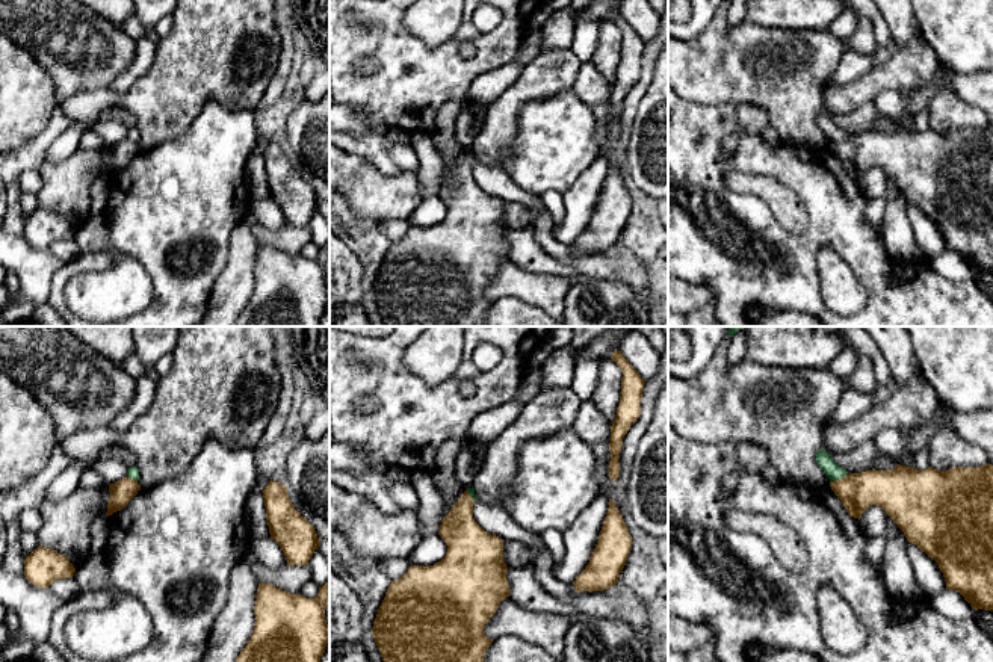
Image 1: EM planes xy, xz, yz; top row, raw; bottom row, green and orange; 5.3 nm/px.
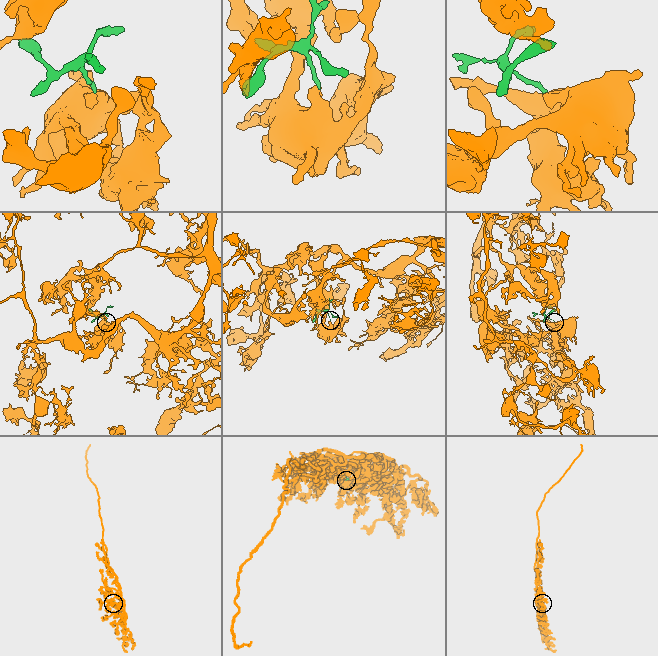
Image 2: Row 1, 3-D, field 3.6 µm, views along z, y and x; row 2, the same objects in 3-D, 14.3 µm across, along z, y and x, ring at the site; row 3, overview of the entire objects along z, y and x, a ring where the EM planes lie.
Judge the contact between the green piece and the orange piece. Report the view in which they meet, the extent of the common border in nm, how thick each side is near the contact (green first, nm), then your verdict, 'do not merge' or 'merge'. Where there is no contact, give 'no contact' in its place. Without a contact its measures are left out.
contact in yz; length 100 nm; calibres 80 and 200 nm; do not merge

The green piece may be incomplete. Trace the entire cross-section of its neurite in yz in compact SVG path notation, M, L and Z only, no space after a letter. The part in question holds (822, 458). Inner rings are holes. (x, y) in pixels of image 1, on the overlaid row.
M822 447L816 452L816 462L824 470L824 473L828 476L830 482L842 479L846 476L846 470L839 467L831 455L822 450Z

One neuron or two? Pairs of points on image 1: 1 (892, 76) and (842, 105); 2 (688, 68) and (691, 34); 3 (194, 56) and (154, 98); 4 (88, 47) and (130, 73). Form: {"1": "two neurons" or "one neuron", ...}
{"1": "one neuron", "2": "two neurons", "3": "one neuron", "4": "two neurons"}

